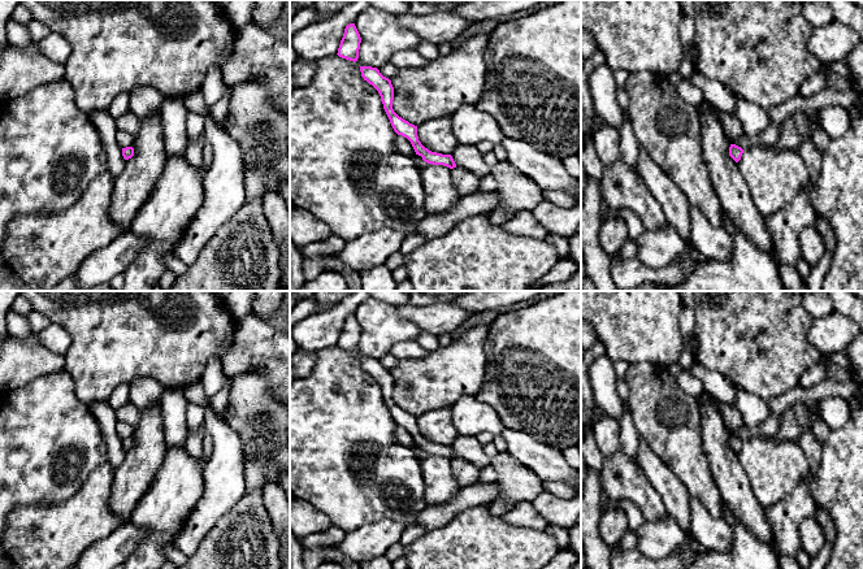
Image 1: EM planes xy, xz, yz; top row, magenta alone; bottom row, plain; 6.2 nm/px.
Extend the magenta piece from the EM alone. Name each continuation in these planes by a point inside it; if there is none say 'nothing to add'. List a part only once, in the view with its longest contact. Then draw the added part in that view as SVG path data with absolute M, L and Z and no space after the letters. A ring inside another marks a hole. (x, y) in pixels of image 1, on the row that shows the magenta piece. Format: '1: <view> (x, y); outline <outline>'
1: xz (464, 182); outline M463 168L451 169L451 179L456 192L465 196L478 191L480 177Z

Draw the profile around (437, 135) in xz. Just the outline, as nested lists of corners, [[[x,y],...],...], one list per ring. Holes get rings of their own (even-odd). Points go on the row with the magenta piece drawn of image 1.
[[[450,116],[434,117],[417,126],[421,144],[432,152],[452,155],[459,145],[451,126]]]

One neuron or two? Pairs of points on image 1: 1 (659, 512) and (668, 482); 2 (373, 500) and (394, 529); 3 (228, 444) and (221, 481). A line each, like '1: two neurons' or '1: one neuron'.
1: two neurons
2: two neurons
3: one neuron

